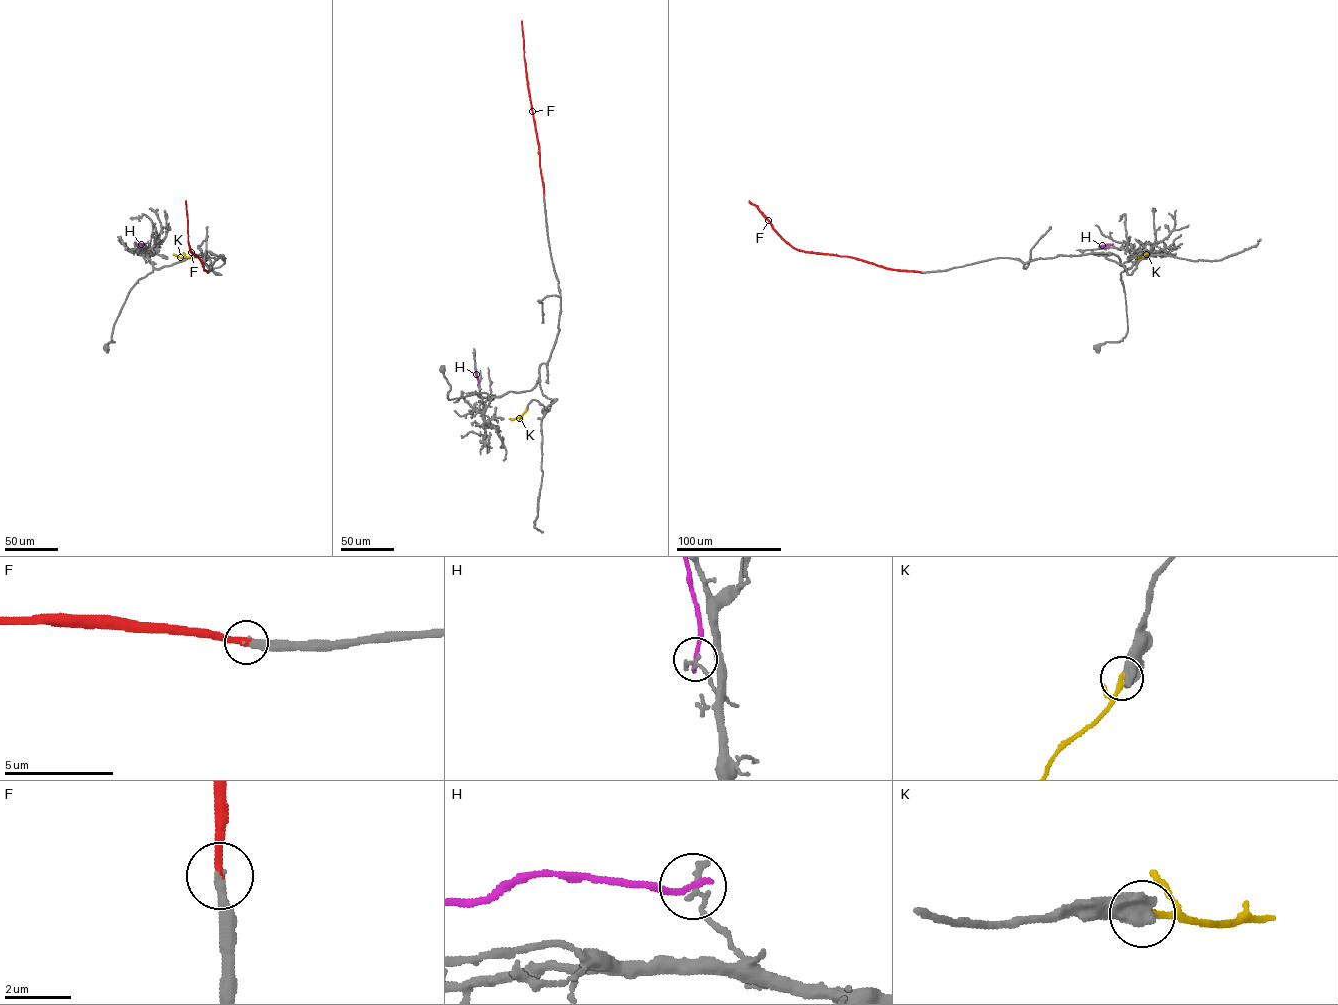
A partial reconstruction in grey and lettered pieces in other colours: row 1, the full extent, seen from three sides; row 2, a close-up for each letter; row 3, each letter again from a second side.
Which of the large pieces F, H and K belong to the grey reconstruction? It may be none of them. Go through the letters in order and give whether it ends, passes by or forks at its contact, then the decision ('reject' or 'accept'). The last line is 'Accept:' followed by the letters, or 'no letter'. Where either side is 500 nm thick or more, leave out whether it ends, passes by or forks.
F: it ends there; accept
H: it ends there; reject
K: reject
Accept: F

